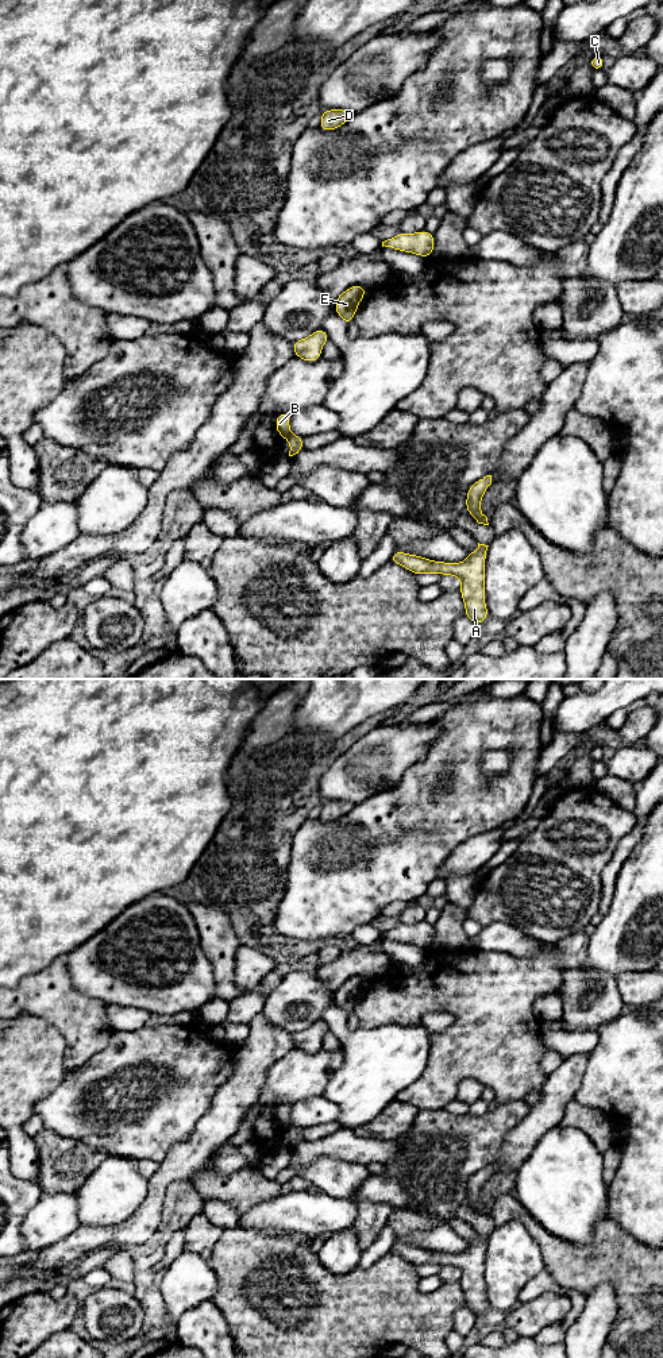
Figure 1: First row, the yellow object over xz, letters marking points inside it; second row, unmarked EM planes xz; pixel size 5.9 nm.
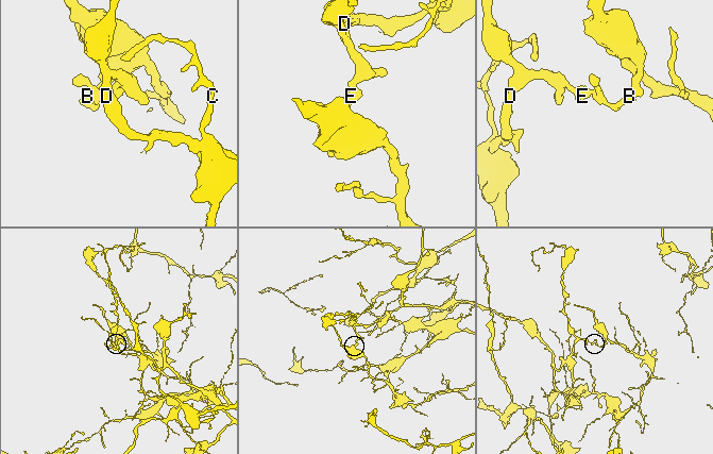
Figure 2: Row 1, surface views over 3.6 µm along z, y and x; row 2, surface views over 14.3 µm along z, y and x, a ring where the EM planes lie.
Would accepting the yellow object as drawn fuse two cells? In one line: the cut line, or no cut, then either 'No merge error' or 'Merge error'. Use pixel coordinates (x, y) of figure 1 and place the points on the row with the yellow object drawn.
Split along xz (289, 433), (286, 439). Merge error

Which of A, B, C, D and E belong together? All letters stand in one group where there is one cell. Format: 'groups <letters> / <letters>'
groups A C / B D E

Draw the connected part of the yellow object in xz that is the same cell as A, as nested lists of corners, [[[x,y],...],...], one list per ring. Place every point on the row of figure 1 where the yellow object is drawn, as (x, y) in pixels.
[[[478,543],[478,548],[474,552],[469,552],[462,563],[435,562],[402,551],[394,551],[390,563],[405,567],[413,575],[431,572],[459,578],[462,583],[459,593],[466,607],[465,616],[478,626],[489,616],[485,603],[485,560],[487,547]]]

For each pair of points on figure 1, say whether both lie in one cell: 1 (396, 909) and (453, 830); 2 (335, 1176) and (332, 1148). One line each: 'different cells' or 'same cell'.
1: different cells
2: different cells

